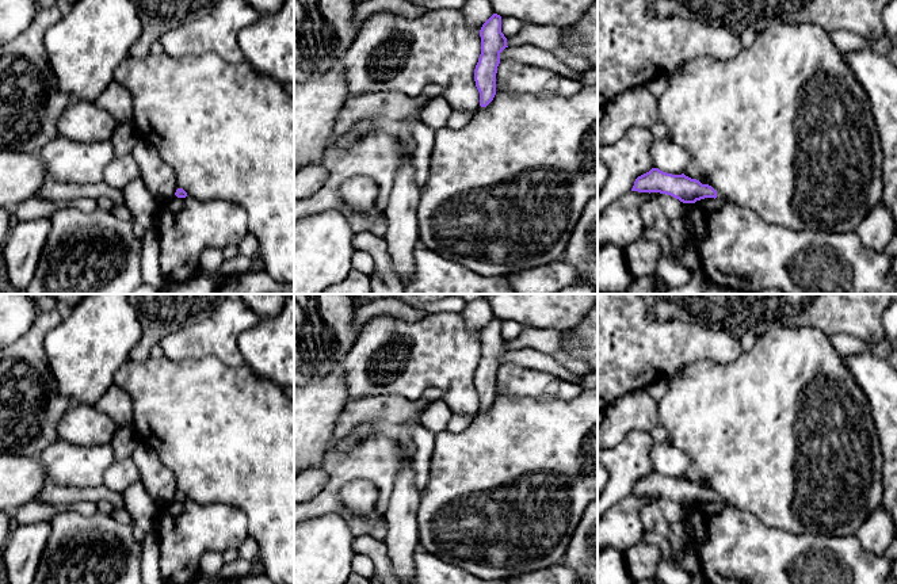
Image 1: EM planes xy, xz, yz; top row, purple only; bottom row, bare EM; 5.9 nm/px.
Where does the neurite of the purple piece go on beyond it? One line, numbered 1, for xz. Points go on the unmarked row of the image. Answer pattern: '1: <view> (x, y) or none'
1: none

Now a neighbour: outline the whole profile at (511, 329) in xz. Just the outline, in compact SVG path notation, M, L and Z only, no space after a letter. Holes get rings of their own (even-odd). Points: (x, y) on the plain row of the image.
M514 320L501 321L501 336L505 341L516 339L523 331L523 325Z

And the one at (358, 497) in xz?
M351 481L339 492L341 508L350 515L370 519L377 514L378 489L370 481Z

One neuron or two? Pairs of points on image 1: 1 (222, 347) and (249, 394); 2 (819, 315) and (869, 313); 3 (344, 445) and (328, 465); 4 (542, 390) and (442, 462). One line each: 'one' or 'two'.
1: two
2: one
3: two
4: two

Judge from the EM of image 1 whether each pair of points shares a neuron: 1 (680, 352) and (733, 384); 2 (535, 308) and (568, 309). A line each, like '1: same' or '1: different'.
1: different
2: same

